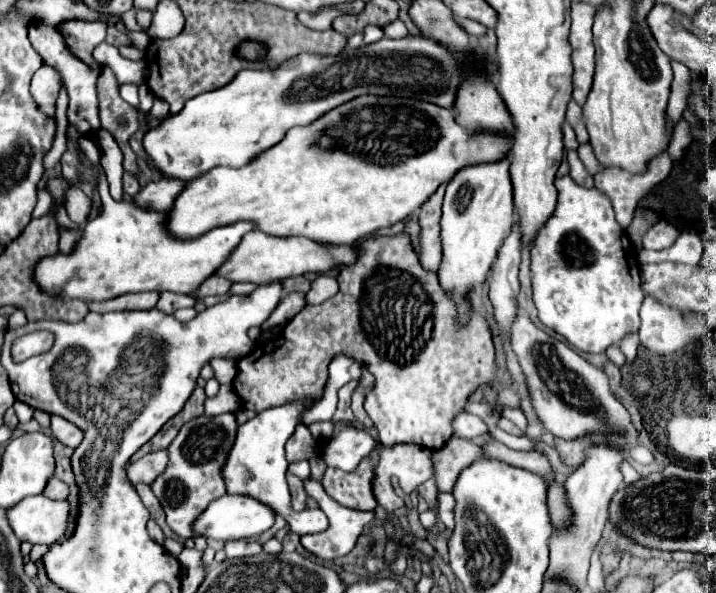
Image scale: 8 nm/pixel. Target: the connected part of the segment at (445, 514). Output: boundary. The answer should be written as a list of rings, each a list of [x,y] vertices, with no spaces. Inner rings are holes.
[[[437,494],[437,508],[439,508],[439,520],[447,526],[453,528],[453,506],[455,500],[451,494]]]

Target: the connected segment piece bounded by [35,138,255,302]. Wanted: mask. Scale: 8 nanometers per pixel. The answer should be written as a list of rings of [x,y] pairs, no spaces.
[[[83,138],[79,142],[79,149],[83,156],[91,163],[93,167],[99,168],[98,192],[102,202],[101,216],[93,218],[87,222],[87,226],[81,230],[81,240],[75,246],[75,250],[71,254],[55,254],[51,258],[43,258],[41,262],[37,262],[35,266],[35,282],[51,296],[61,296],[63,300],[109,300],[109,298],[117,298],[121,294],[127,292],[175,292],[175,294],[185,294],[191,296],[209,276],[213,276],[221,264],[229,258],[229,254],[239,246],[241,238],[251,232],[255,228],[253,222],[235,222],[231,226],[219,226],[215,230],[209,230],[197,238],[189,238],[189,240],[181,240],[175,238],[165,222],[167,222],[167,214],[165,212],[155,212],[155,210],[143,210],[135,204],[129,202],[115,202],[109,194],[109,186],[103,169],[99,165],[100,152],[89,140]]]

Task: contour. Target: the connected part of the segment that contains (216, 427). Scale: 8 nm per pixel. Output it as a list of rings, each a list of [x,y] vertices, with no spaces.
[[[221,414],[221,416],[199,416],[187,422],[177,438],[171,442],[169,450],[169,464],[167,470],[151,484],[155,496],[159,498],[169,528],[181,538],[195,538],[193,522],[197,516],[209,506],[209,502],[227,494],[225,480],[221,476],[221,468],[227,462],[229,450],[235,444],[237,422],[235,414]]]

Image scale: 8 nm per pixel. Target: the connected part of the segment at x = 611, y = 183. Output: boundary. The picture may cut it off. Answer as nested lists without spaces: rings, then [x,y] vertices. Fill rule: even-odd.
[[[663,152],[655,162],[651,162],[647,174],[630,174],[620,168],[603,168],[595,176],[595,188],[605,194],[615,210],[619,224],[629,224],[639,202],[663,182],[673,168],[673,162],[667,152]]]

